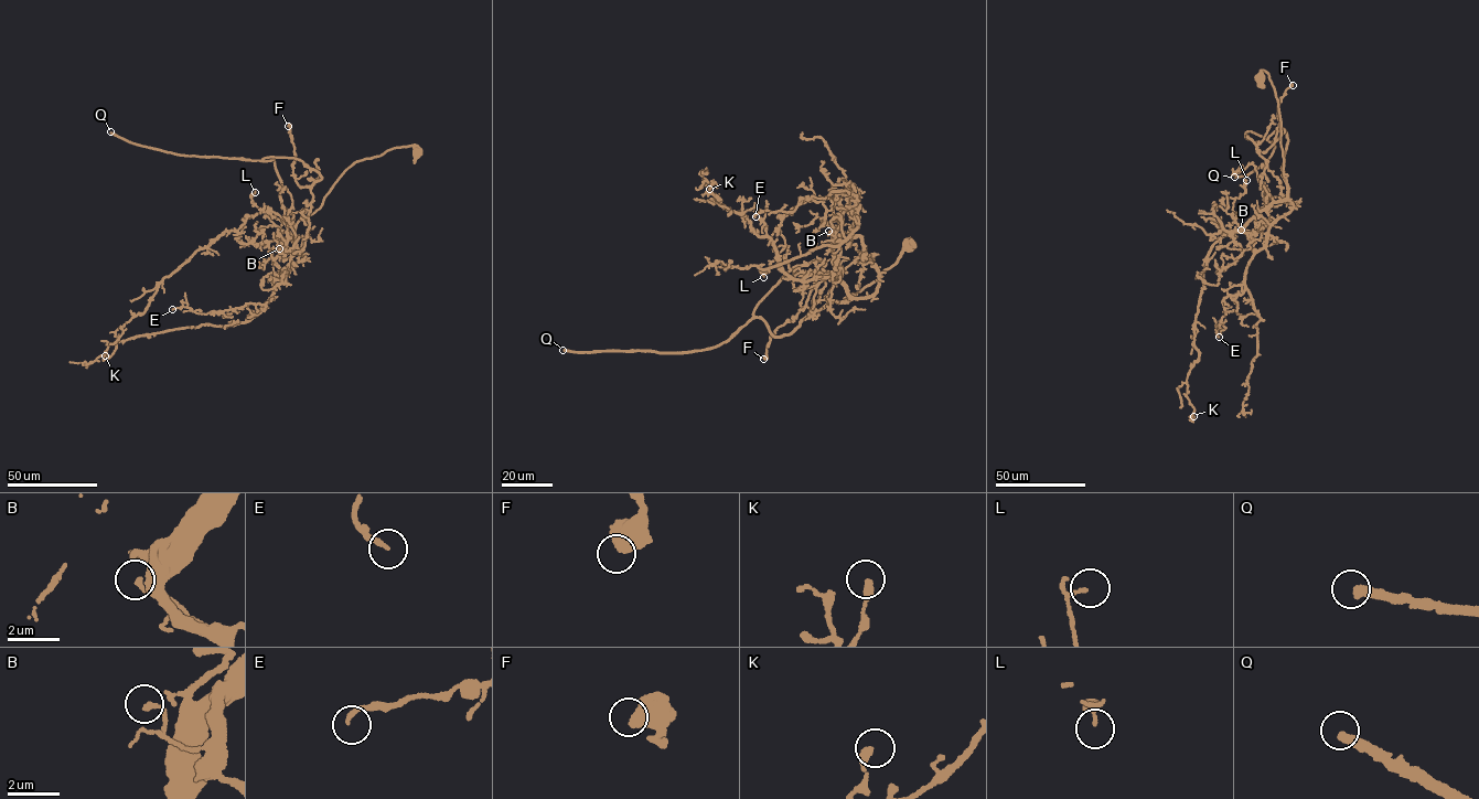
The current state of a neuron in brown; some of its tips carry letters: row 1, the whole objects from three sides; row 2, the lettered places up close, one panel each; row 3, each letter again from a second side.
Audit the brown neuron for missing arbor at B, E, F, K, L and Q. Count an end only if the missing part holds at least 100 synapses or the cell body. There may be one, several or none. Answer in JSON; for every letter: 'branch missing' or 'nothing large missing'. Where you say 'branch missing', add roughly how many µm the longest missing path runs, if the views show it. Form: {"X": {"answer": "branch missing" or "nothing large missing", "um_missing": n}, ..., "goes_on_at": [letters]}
{"B": {"answer": "nothing large missing"}, "E": {"answer": "nothing large missing"}, "F": {"answer": "nothing large missing"}, "K": {"answer": "nothing large missing"}, "L": {"answer": "nothing large missing"}, "Q": {"answer": "branch missing", "um_missing": 250}, "goes_on_at": ["Q"]}

